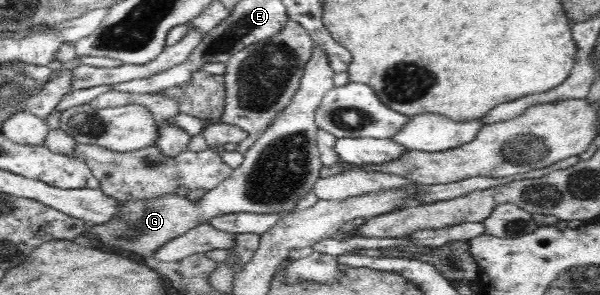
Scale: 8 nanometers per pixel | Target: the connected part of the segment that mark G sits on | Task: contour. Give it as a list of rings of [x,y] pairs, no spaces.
[[[313,44],[313,56],[307,62],[300,88],[292,101],[275,115],[263,134],[243,153],[242,164],[223,180],[220,189],[191,202],[187,196],[167,194],[163,198],[127,200],[121,202],[119,214],[105,224],[88,224],[96,245],[106,250],[147,258],[168,240],[185,234],[214,216],[233,213],[275,214],[292,213],[301,198],[305,198],[320,178],[323,166],[317,149],[314,116],[323,97],[335,87],[334,74],[327,55]]]

